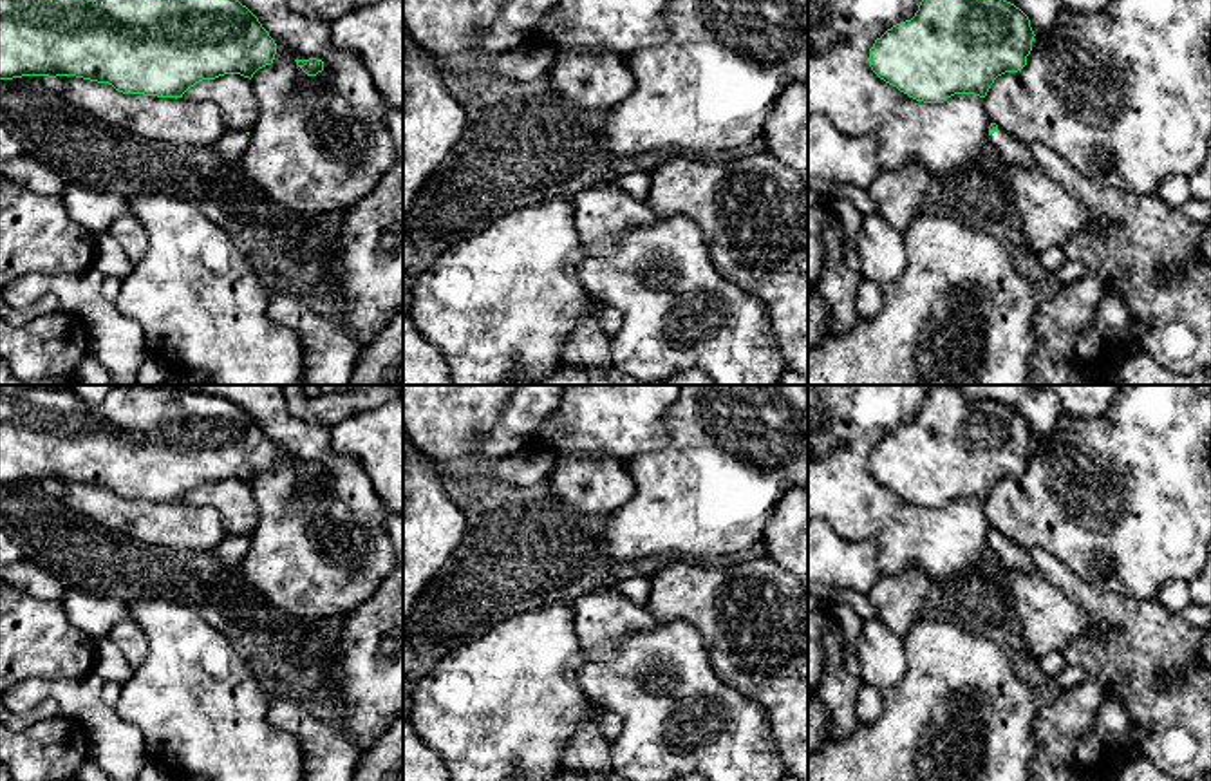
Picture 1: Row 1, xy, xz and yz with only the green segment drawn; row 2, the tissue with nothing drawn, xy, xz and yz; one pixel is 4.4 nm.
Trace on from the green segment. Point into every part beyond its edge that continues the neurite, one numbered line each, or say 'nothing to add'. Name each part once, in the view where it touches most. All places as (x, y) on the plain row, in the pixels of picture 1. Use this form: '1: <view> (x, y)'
1: yz (1014, 557)

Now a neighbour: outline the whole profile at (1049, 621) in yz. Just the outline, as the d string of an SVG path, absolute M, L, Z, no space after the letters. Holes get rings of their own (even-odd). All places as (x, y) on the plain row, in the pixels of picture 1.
M1036 568L1032 573L1007 571L1023 644L1041 660L1052 651L1061 651L1083 635L1101 631L1090 615L1070 602Z

